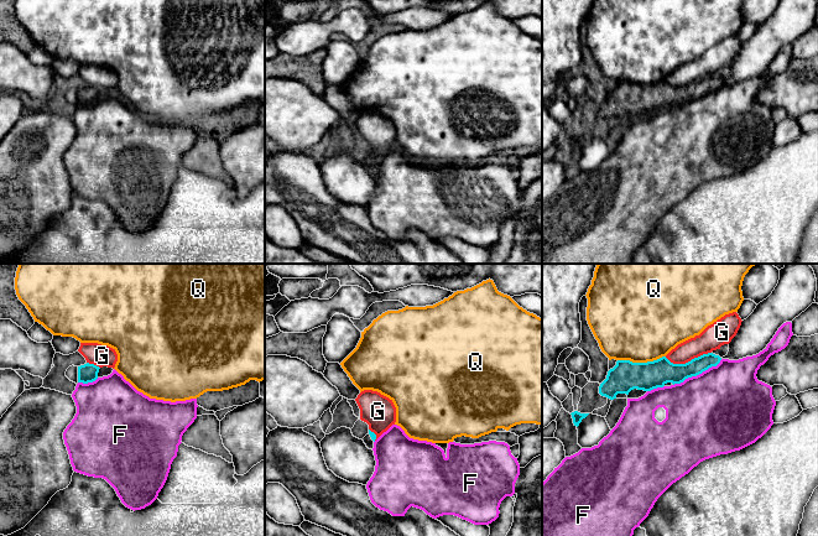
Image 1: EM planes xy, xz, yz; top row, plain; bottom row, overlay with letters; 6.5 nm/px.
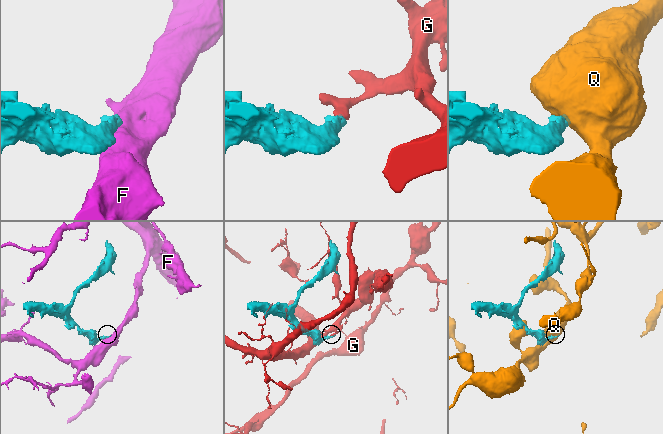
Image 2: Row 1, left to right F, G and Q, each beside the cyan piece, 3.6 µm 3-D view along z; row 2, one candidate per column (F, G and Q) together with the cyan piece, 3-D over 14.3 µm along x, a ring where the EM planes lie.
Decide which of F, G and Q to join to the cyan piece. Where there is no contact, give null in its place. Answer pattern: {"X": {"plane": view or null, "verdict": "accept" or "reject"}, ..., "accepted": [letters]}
{"F": {"plane": "yz", "verdict": "reject"}, "G": {"plane": "yz", "verdict": "reject"}, "Q": {"plane": "yz", "verdict": "reject"}, "accepted": []}

